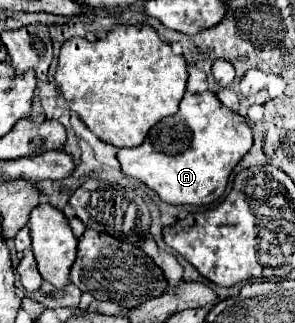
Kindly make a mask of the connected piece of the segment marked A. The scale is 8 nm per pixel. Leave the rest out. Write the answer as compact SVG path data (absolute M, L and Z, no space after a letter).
M186 92L180 110L160 120L136 148L120 148L122 172L152 188L166 204L208 206L222 198L234 166L252 146L252 130L244 118L226 108L214 92Z

